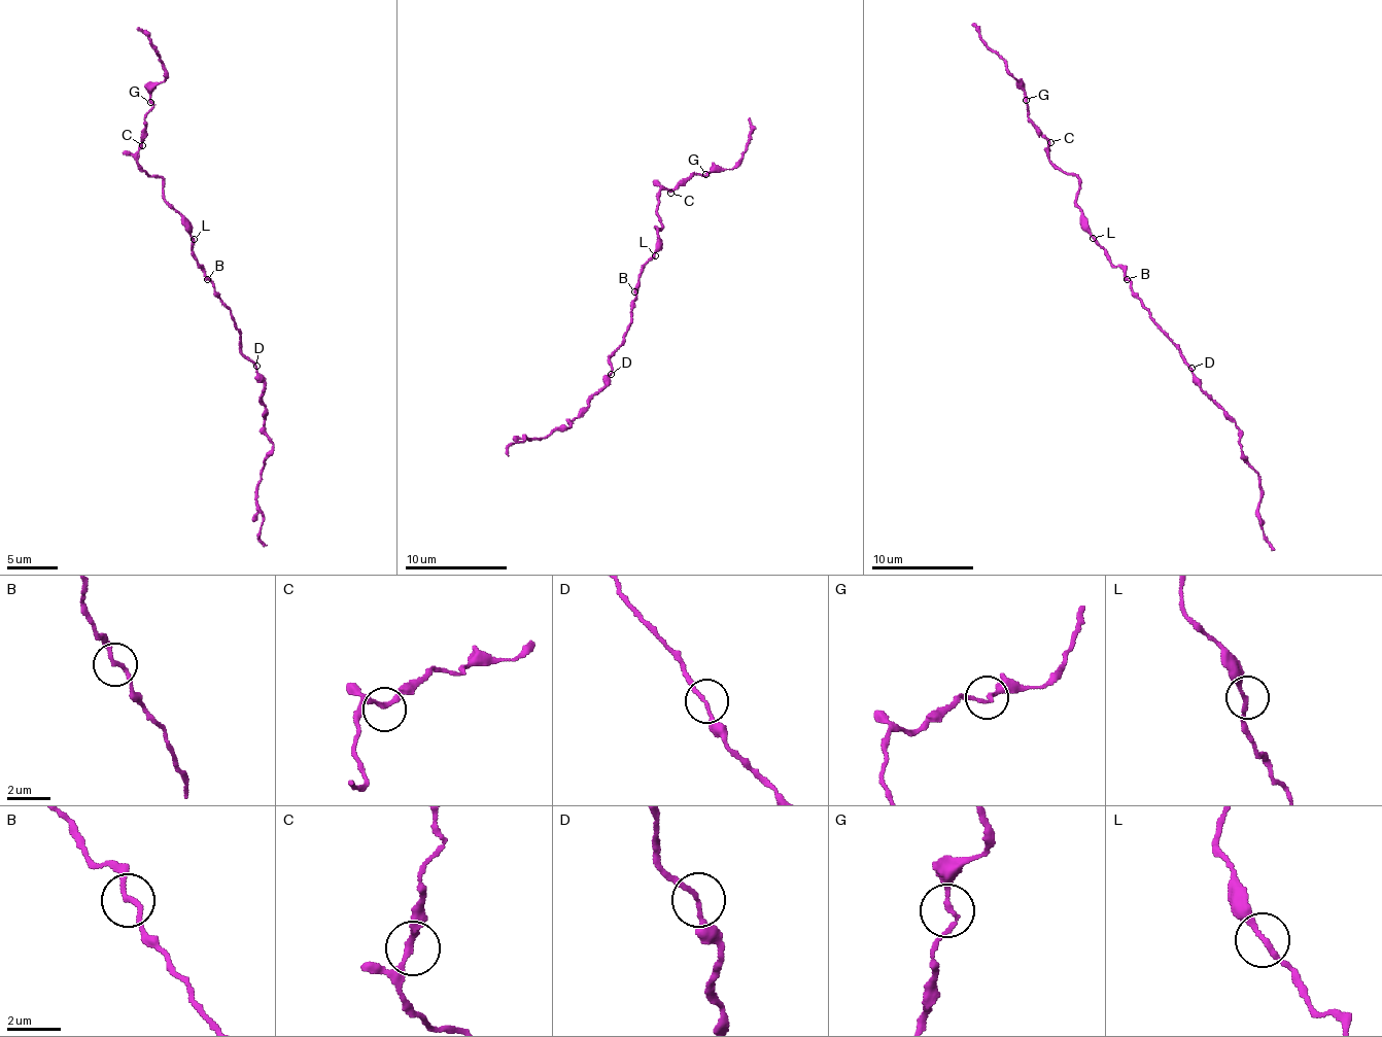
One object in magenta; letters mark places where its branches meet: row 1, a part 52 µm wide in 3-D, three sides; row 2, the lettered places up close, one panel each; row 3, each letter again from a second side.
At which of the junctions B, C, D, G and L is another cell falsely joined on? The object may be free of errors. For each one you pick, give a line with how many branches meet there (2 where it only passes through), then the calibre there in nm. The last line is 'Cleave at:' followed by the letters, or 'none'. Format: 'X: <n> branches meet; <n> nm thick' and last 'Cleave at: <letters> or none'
Cleave at: none

